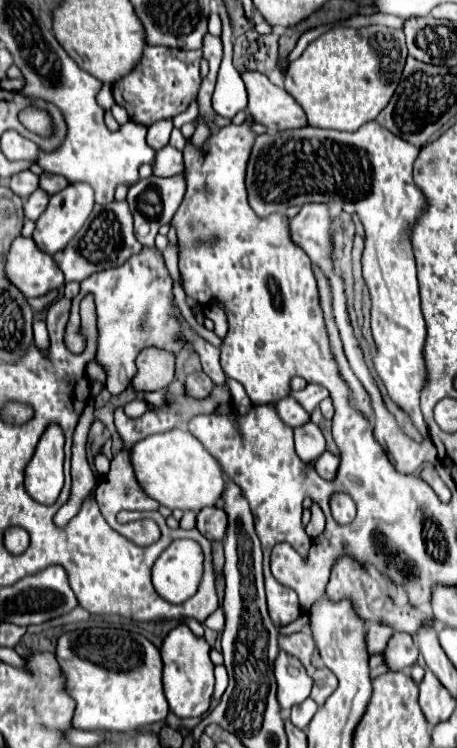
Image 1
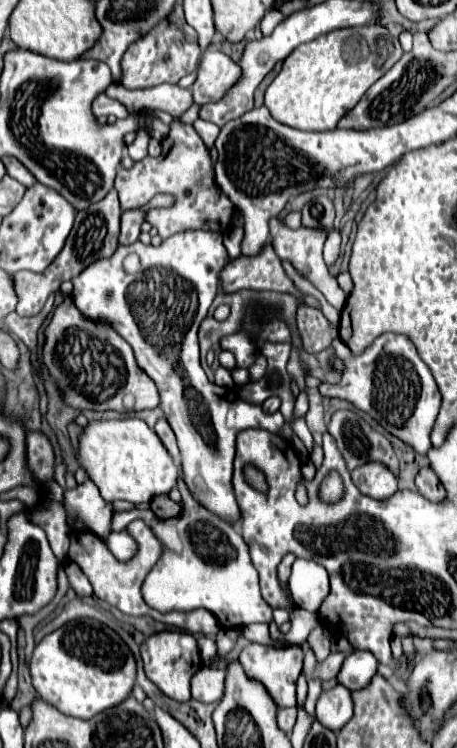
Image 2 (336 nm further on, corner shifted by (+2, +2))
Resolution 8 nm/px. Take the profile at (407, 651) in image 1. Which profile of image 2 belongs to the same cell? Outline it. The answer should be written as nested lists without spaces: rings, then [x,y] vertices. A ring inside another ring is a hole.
[[[352,651],[350,655],[346,655],[342,669],[336,675],[336,681],[346,689],[356,691],[370,683],[370,677],[374,677],[376,669],[378,659],[370,651]]]

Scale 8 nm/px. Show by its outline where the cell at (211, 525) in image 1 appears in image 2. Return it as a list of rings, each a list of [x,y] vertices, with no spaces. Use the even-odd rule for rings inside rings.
[[[154,495],[150,501],[150,509],[160,519],[170,519],[170,517],[176,517],[180,513],[180,505],[174,503],[168,495]]]

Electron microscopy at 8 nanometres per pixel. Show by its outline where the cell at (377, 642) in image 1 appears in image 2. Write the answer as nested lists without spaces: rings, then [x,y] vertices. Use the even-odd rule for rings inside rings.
[[[306,649],[302,673],[304,673],[306,681],[312,681],[312,679],[328,681],[328,679],[334,679],[336,677],[338,669],[342,667],[342,661],[344,661],[344,653],[330,653],[324,661],[318,661],[314,657],[314,651],[312,649]]]

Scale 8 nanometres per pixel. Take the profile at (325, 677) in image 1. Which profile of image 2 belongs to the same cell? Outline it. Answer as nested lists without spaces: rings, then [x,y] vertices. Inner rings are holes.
[[[336,685],[330,691],[324,691],[316,703],[316,719],[332,729],[340,731],[352,717],[352,701],[350,701],[350,691],[342,689],[342,685]]]

